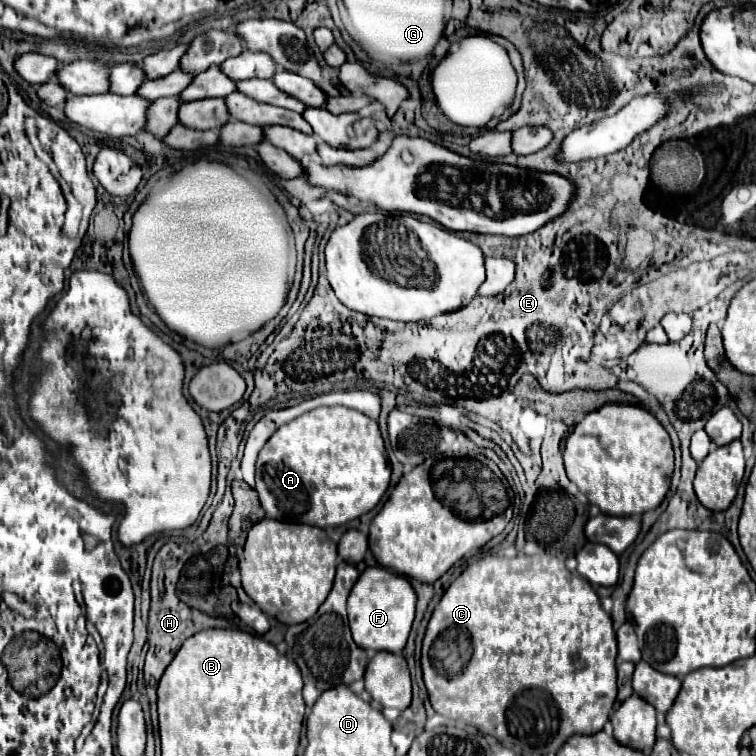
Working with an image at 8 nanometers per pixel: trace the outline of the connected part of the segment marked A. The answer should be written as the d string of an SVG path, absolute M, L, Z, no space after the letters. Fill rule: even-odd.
M313 409L279 427L255 463L255 491L267 517L319 529L345 525L371 511L389 487L391 467L377 421L347 409Z

